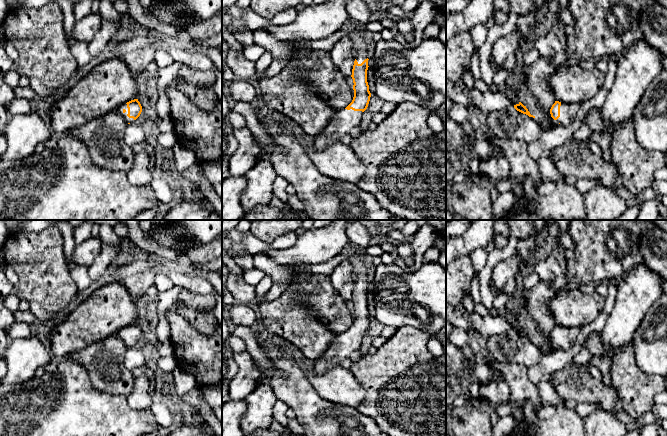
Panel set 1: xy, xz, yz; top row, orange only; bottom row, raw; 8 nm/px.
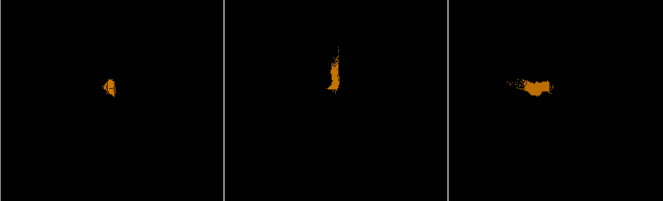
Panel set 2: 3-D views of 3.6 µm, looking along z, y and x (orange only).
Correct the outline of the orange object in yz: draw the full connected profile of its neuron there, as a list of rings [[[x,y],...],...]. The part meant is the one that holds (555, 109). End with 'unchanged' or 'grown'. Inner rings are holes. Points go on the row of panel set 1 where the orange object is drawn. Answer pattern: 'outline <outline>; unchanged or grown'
outline [[[555,101],[550,109],[551,117],[562,125],[571,124],[577,117],[581,104],[566,104]]]; grown

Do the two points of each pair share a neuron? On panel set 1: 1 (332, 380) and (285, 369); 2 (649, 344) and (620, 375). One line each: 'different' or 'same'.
1: different
2: different

